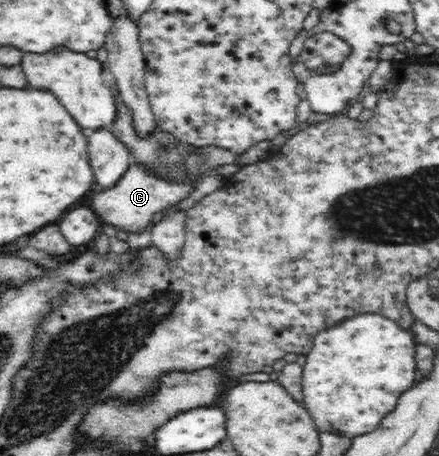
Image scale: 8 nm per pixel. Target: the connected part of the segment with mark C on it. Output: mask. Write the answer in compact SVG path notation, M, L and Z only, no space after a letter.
M137 162L125 171L125 174L114 184L114 187L94 195L92 209L114 228L120 227L124 231L140 231L152 222L154 213L172 208L175 204L186 199L194 191L196 180L167 181L167 178L155 177L146 166Z

